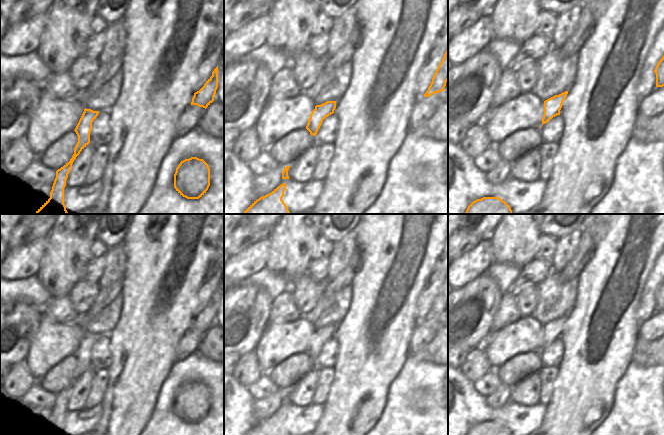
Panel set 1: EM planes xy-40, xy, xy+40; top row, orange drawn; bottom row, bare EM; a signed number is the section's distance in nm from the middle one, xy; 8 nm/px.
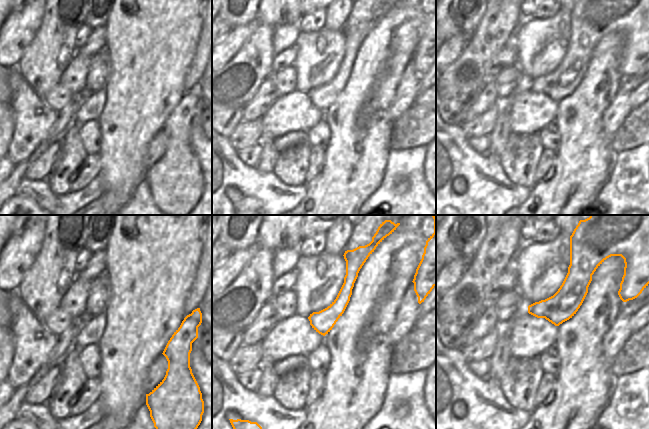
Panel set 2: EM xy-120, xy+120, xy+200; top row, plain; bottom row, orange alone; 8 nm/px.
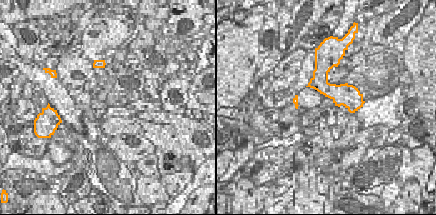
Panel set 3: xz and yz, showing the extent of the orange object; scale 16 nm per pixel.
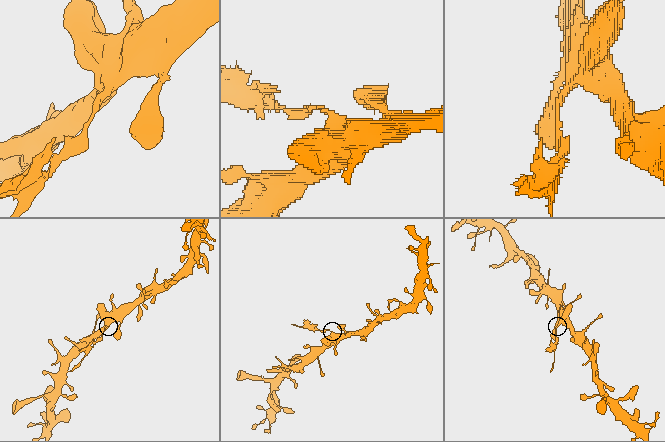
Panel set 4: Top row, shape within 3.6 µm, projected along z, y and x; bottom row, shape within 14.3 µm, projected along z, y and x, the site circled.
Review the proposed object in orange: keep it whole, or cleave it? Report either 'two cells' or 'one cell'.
two cells

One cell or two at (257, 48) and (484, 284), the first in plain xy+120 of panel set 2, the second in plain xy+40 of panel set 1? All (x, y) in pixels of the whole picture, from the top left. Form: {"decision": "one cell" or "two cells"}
{"decision": "one cell"}

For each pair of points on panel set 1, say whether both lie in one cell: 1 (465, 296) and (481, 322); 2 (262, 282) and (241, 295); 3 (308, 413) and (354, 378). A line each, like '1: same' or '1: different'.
1: same
2: different
3: different

